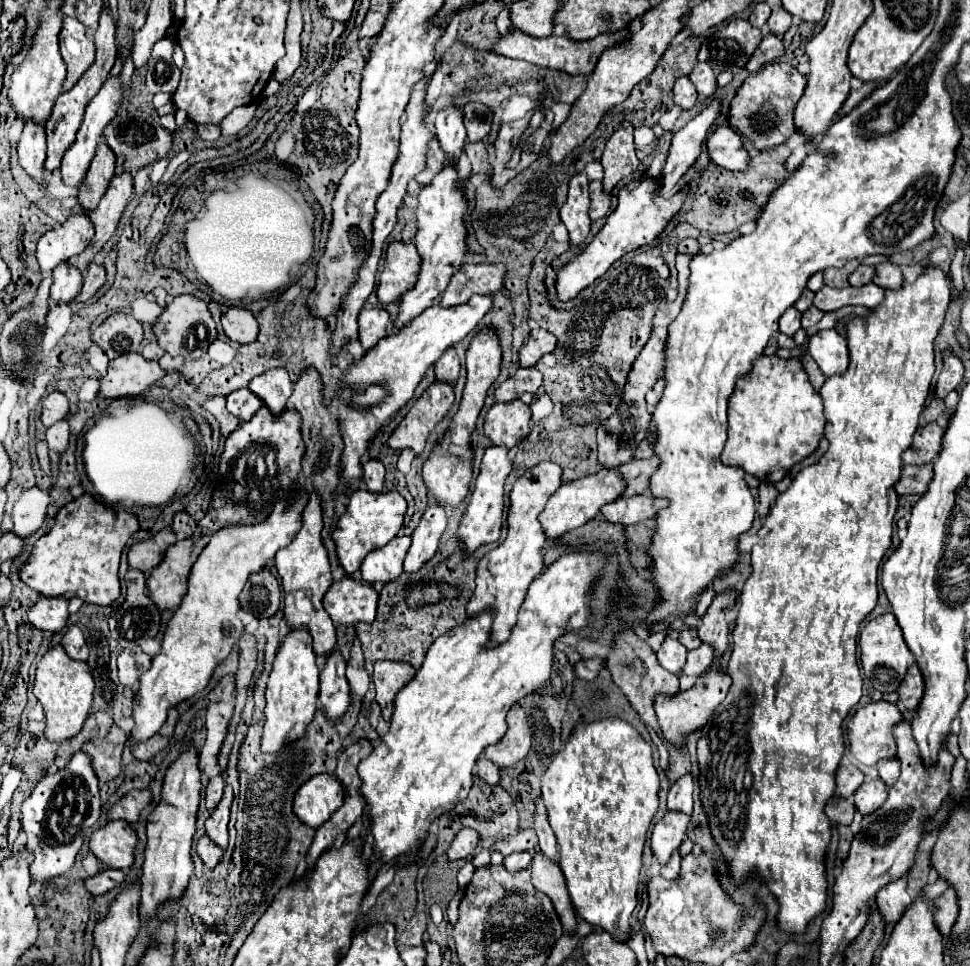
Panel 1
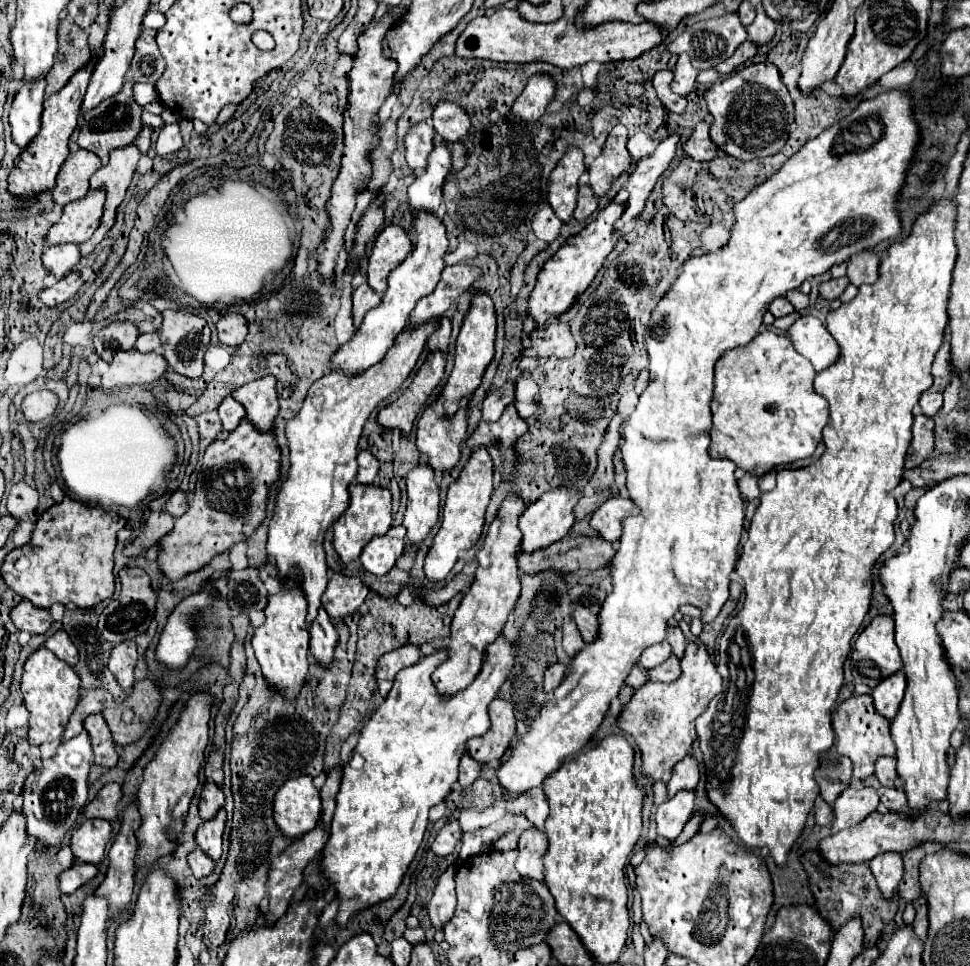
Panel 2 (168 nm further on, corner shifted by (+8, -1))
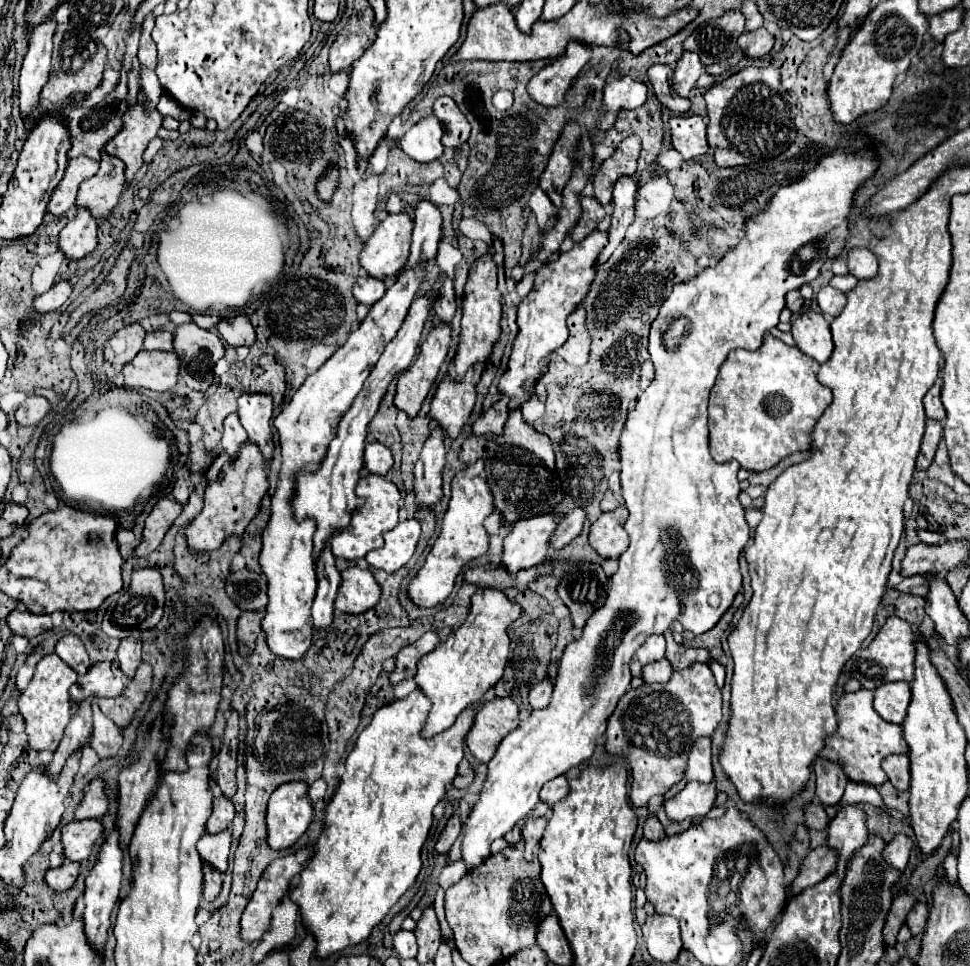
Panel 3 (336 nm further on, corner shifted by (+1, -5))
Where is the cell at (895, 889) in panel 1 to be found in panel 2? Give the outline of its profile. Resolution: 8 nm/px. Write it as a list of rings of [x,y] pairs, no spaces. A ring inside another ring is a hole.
[[[883,853],[875,855],[875,859],[869,861],[869,867],[877,879],[877,885],[885,899],[891,899],[895,893],[901,877],[903,877],[903,861],[899,853]]]

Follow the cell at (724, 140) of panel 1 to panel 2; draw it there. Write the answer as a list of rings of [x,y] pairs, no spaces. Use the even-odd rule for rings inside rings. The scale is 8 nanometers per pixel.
[[[701,121],[693,127],[691,137],[685,141],[683,151],[693,157],[695,161],[709,161],[717,155],[717,147],[709,137],[709,123]]]

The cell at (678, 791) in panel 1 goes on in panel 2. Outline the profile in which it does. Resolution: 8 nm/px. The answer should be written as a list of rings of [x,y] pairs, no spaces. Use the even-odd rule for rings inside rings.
[[[693,755],[683,757],[675,767],[673,767],[673,775],[667,783],[667,791],[669,797],[673,797],[677,791],[681,789],[695,789],[699,783],[699,761]]]

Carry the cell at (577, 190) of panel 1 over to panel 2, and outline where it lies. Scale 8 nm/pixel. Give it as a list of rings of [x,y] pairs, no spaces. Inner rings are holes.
[[[569,145],[567,153],[563,155],[563,161],[559,161],[549,175],[547,201],[553,207],[555,215],[565,223],[573,217],[577,205],[577,181],[583,171],[583,153],[579,151],[579,147]]]

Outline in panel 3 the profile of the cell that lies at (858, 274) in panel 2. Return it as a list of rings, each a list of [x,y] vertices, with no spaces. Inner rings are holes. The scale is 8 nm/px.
[[[852,249],[848,253],[848,269],[856,279],[874,279],[878,275],[878,259],[870,249]]]

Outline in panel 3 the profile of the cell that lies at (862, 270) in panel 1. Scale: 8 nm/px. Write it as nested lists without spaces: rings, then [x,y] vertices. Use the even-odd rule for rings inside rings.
[[[830,285],[822,287],[820,293],[818,293],[818,297],[816,297],[816,303],[822,309],[822,313],[824,315],[832,315],[832,317],[836,317],[844,309],[846,301],[848,301],[846,295],[842,291],[830,287]]]

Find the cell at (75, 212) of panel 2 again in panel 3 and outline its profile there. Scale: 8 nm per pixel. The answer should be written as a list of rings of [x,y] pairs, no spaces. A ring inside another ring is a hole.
[[[106,153],[100,161],[100,171],[94,179],[82,183],[76,199],[78,209],[88,209],[98,225],[108,221],[112,211],[116,209],[120,195],[124,191],[124,171],[122,163],[110,159]]]

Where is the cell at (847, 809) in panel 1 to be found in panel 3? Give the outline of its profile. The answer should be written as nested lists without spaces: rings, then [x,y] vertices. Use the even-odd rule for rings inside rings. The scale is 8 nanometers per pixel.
[[[812,803],[806,807],[806,825],[810,829],[818,829],[818,831],[824,831],[830,823],[830,817],[826,815],[824,807],[820,803]]]

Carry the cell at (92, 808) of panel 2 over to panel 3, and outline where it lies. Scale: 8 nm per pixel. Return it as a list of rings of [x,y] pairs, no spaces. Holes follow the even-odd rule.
[[[94,779],[84,793],[84,801],[76,809],[76,819],[102,819],[108,811],[106,783],[102,779]]]

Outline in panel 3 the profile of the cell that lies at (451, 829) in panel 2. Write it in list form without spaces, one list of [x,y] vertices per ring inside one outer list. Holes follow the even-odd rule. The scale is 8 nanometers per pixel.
[[[452,815],[452,817],[448,819],[448,823],[446,823],[446,827],[444,827],[444,831],[442,831],[438,843],[436,843],[436,851],[442,853],[442,855],[446,855],[446,853],[450,851],[452,843],[458,839],[460,829],[462,829],[462,823],[460,823],[458,815]]]

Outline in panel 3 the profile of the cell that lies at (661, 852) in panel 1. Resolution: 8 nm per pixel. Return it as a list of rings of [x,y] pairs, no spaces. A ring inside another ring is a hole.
[[[688,783],[676,797],[668,799],[664,803],[666,817],[670,821],[686,821],[704,817],[712,807],[716,799],[716,785],[712,783]]]

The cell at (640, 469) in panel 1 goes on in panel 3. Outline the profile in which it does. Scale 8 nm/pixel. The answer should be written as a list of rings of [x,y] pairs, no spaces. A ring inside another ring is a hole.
[[[574,509],[570,511],[562,523],[558,525],[558,531],[554,533],[554,539],[552,539],[552,547],[554,549],[562,549],[564,545],[568,545],[570,541],[574,541],[580,531],[582,531],[582,525],[586,521],[586,511],[584,509]]]

